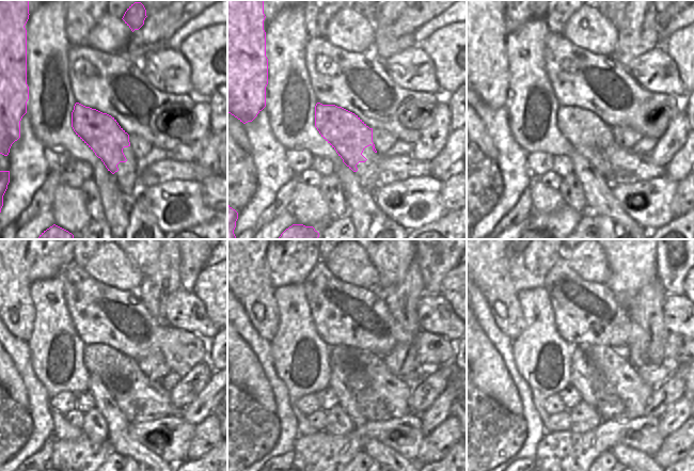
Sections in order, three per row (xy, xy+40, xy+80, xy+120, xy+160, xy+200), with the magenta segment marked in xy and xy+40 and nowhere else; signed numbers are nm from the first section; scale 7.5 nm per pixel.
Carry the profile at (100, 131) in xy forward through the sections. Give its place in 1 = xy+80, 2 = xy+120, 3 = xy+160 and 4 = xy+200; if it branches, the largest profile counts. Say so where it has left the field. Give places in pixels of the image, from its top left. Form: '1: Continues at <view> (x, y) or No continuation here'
1: Continues at xy+80 (586, 131)
2: Continues at xy+120 (101, 360)
3: Continues at xy+160 (341, 356)
4: Continues at xy+200 (586, 350)

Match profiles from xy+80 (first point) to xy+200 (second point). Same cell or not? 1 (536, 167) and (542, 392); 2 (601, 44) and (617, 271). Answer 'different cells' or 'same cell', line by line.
1: different cells
2: different cells

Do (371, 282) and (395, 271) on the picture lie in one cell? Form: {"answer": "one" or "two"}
{"answer": "two"}

